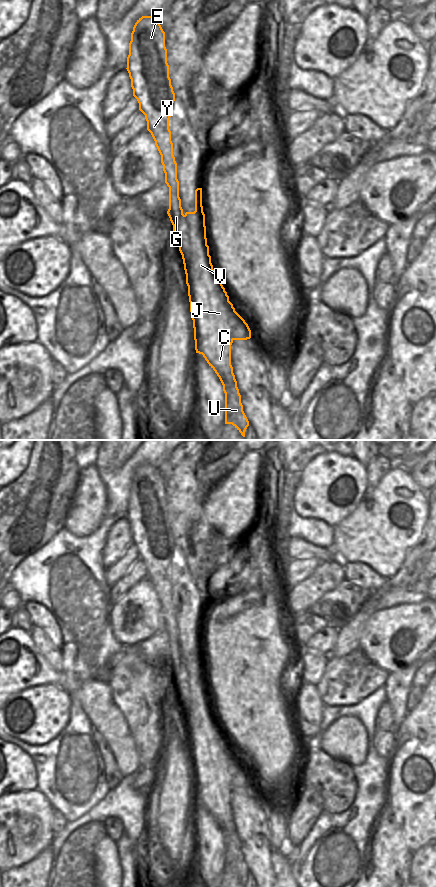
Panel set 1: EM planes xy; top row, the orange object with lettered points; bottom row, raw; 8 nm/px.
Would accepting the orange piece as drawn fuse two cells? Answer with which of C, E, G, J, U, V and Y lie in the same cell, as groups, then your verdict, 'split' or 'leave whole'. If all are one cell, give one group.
C J U V / E G Y | split

